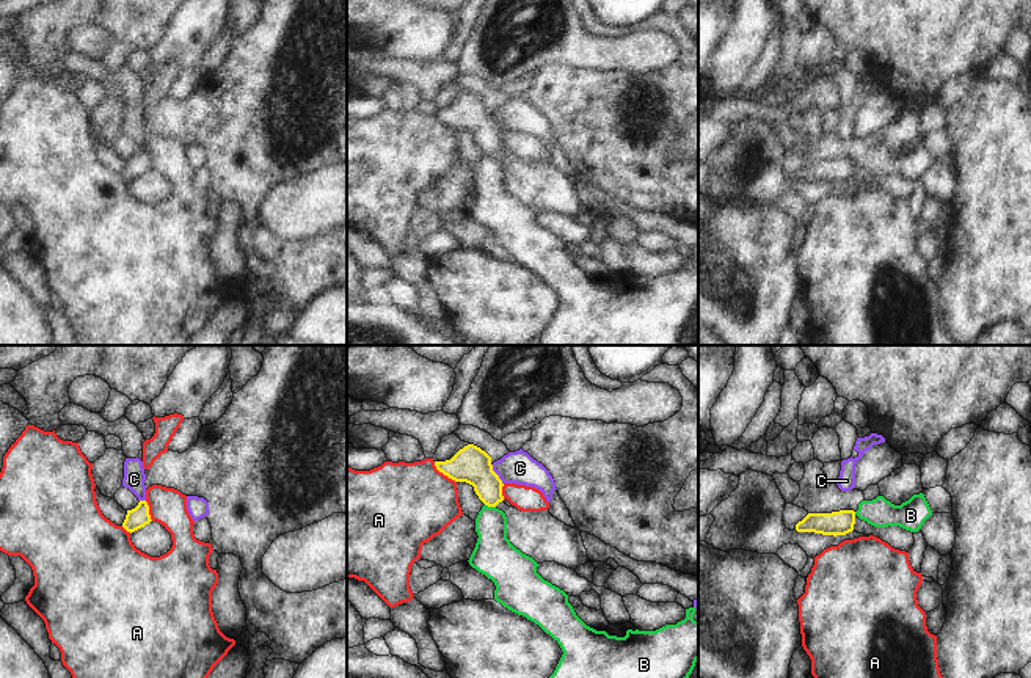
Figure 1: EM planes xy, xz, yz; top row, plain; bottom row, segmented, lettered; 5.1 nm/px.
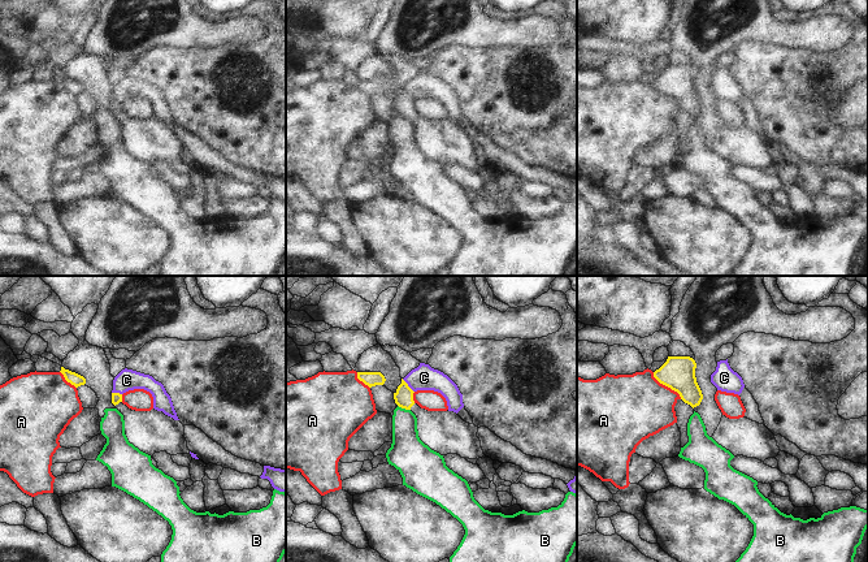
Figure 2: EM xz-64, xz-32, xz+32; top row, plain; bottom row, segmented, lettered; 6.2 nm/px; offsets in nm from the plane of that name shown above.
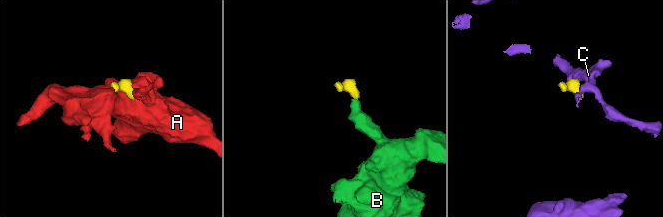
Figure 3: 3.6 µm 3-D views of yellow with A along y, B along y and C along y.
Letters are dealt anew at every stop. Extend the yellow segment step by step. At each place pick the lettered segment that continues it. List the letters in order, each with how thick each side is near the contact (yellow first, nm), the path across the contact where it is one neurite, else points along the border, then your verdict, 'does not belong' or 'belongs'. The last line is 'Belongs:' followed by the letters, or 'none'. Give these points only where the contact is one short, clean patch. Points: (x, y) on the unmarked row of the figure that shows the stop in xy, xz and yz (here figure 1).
A: 190/440 nm | does not belong
B: 190/200 nm | along xz (485, 153), (495, 156) | does not belong
C: 190/170 nm | along xz (491, 113), (491, 118), (502, 132) | does not belong
Belongs: none

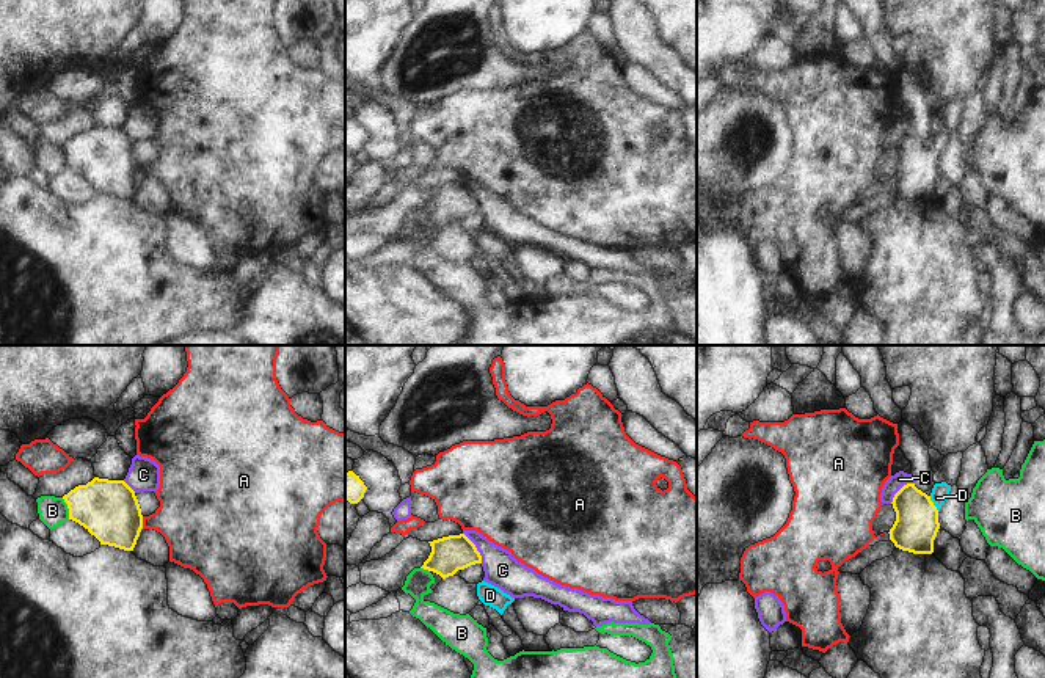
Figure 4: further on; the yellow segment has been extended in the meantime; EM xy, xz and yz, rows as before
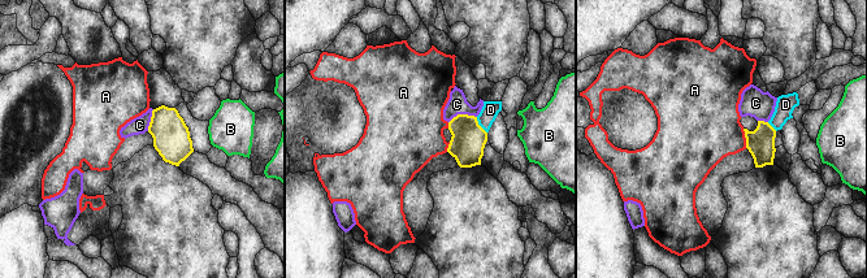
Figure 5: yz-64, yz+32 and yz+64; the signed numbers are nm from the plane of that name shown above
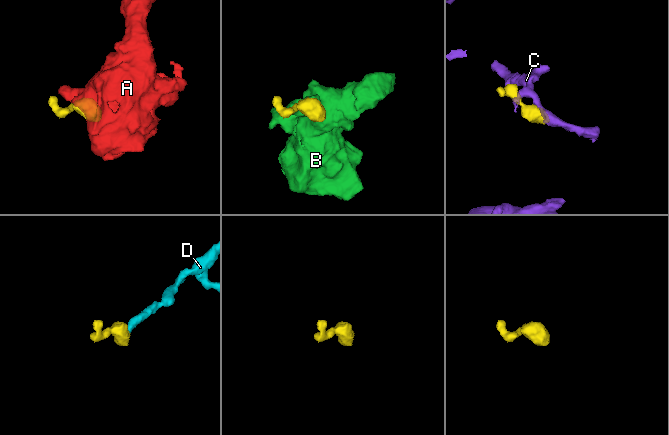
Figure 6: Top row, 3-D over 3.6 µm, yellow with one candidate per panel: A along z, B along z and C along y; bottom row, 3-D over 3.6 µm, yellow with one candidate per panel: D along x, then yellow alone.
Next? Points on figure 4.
A: 300/340 nm | along xy (142, 165), (143, 176) | does not belong
B: 300/150 nm | along xy (61, 146), (69, 167) | does not belong
C: 190/180 nm | along xz (463, 181), (474, 193), (482, 211) | does not belong
D: 220/90 nm | across yz (917, 171), (932, 153), (940, 140) | belongs
Belongs: D

